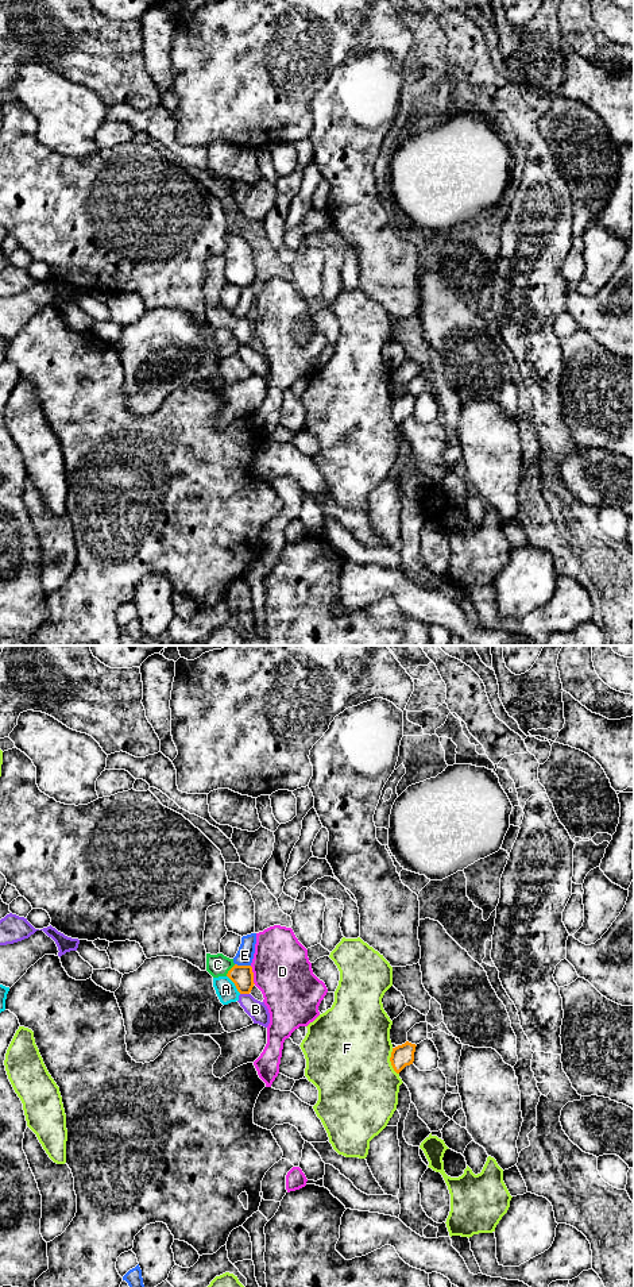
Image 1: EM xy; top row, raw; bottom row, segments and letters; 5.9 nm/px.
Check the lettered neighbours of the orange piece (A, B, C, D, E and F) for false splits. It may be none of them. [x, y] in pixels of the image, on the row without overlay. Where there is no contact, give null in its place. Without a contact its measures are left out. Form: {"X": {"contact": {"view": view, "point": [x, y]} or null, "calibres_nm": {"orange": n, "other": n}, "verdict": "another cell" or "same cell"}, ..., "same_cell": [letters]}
{"A": {"contact": {"view": "xy", "point": [235, 336]}, "calibres_nm": {"orange": 130, "other": 120}, "verdict": "another cell"}, "B": {"contact": {"view": "xy", "point": [244, 345]}, "calibres_nm": {"orange": 130, "other": 110}, "verdict": "another cell"}, "C": {"contact": {"view": "xy", "point": [229, 322]}, "calibres_nm": {"orange": 130, "other": 130}, "verdict": "same cell"}, "D": {"contact": {"view": "xy", "point": [252, 327]}, "calibres_nm": {"orange": 130, "other": 340}, "verdict": "another cell"}, "E": {"contact": {"view": "xy", "point": [243, 318]}, "calibres_nm": {"orange": 130, "other": 100}, "verdict": "another cell"}, "F": {"contact": {"view": "xy", "point": [390, 412]}, "calibres_nm": {"orange": 130, "other": 500}, "verdict": "another cell"}, "same_cell": ["C"]}

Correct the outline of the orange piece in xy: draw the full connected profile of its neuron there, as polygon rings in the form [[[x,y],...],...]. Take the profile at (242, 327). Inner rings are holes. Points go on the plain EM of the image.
[[[206,305],[206,323],[213,330],[228,328],[240,346],[250,346],[255,336],[251,317],[237,317],[223,305]]]

